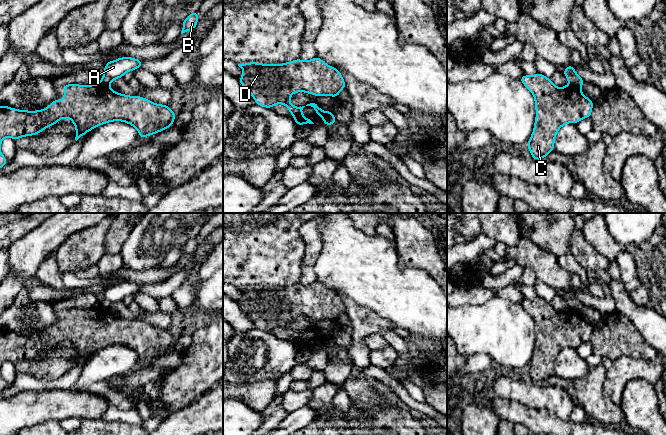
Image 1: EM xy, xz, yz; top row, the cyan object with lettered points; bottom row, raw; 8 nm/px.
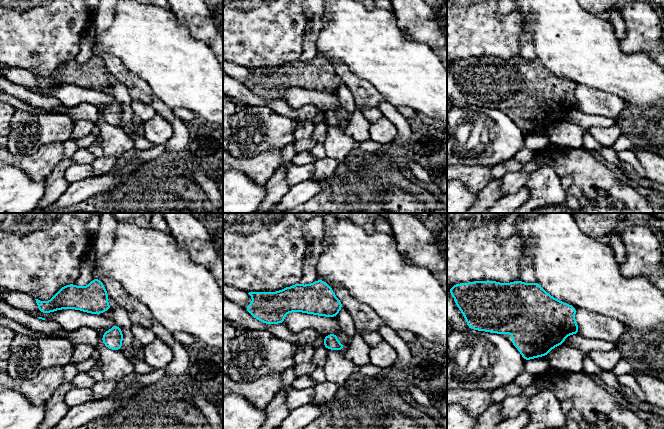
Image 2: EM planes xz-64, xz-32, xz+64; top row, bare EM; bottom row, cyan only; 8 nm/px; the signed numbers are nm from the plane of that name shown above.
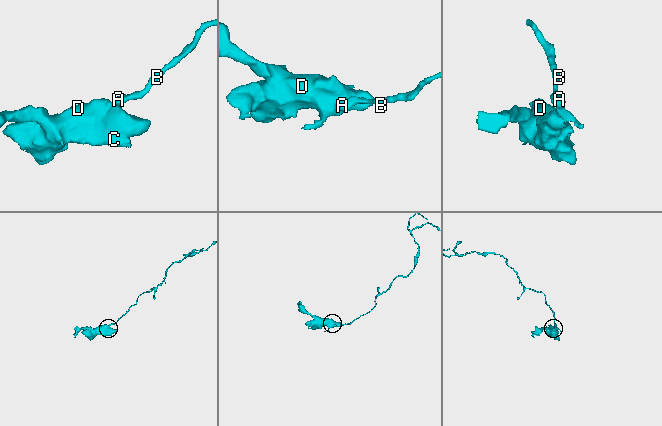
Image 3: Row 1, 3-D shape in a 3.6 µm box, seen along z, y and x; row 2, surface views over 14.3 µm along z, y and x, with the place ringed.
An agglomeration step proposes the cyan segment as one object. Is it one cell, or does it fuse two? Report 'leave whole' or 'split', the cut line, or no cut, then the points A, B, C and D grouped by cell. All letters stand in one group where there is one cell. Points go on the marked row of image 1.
split | yz (570, 83), (579, 88) | A B / C D

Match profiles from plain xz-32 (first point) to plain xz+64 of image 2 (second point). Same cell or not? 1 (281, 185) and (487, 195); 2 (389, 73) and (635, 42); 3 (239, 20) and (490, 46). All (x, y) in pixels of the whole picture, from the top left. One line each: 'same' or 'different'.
1: same
2: different
3: same

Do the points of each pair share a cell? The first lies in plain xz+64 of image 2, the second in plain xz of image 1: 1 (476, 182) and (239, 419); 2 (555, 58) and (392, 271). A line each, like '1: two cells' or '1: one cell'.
1: two cells
2: one cell

